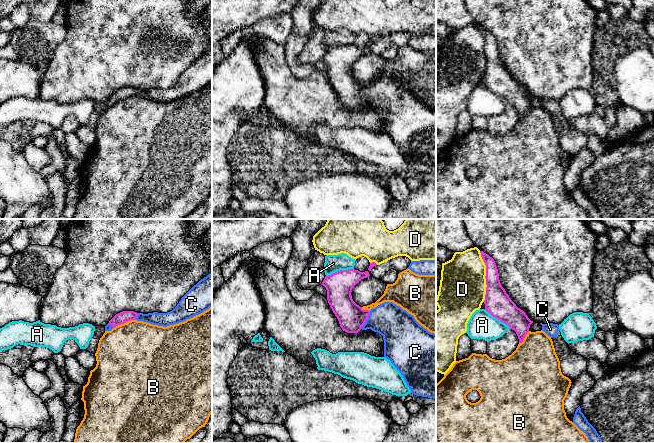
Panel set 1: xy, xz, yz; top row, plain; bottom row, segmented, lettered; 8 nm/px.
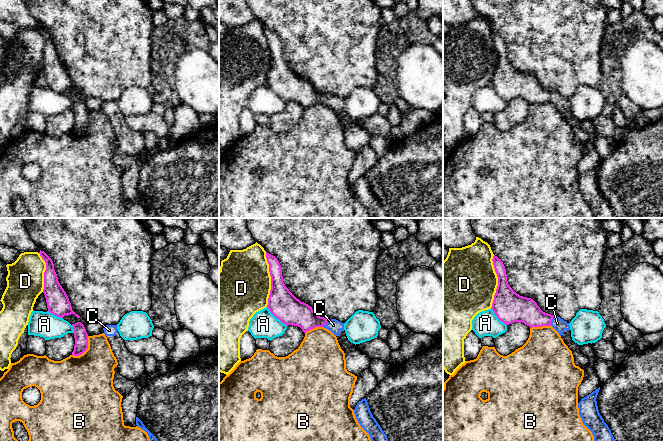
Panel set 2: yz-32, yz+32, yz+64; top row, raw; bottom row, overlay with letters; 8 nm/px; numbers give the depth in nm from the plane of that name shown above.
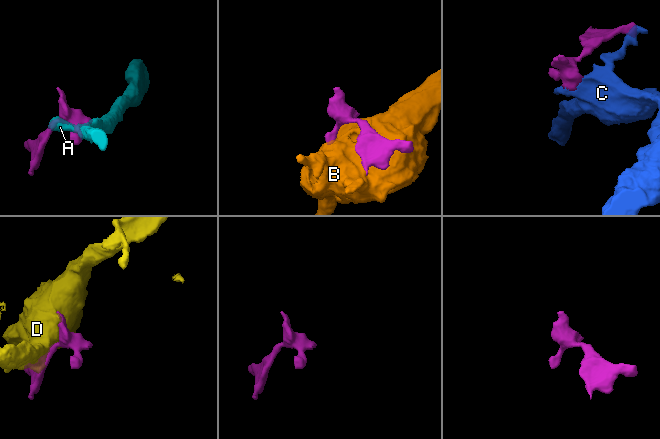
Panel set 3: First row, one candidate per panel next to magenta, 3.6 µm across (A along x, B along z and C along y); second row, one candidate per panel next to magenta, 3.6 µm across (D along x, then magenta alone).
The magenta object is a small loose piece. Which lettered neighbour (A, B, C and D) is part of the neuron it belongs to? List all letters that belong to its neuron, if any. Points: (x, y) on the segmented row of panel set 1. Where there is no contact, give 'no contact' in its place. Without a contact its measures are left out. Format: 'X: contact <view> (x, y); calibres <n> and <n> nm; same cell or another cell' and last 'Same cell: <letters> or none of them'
A: contact xz (340, 270); calibres 220 and 140 nm; another cell
B: contact xy (124, 322); calibres 90 and 480 nm; another cell
C: contact xz (366, 319); calibres 220 and 280 nm; same cell
D: contact yz (485, 276); calibres 220 and 380 nm; another cell
Same cell: C

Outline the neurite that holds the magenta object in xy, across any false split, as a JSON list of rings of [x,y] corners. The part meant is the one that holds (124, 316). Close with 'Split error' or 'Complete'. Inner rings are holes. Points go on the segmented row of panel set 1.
[[[212,273],[201,279],[179,301],[177,306],[167,313],[137,313],[122,311],[116,314],[105,326],[111,331],[118,325],[131,320],[143,321],[153,325],[167,327],[186,321],[212,307]]]. Split error

